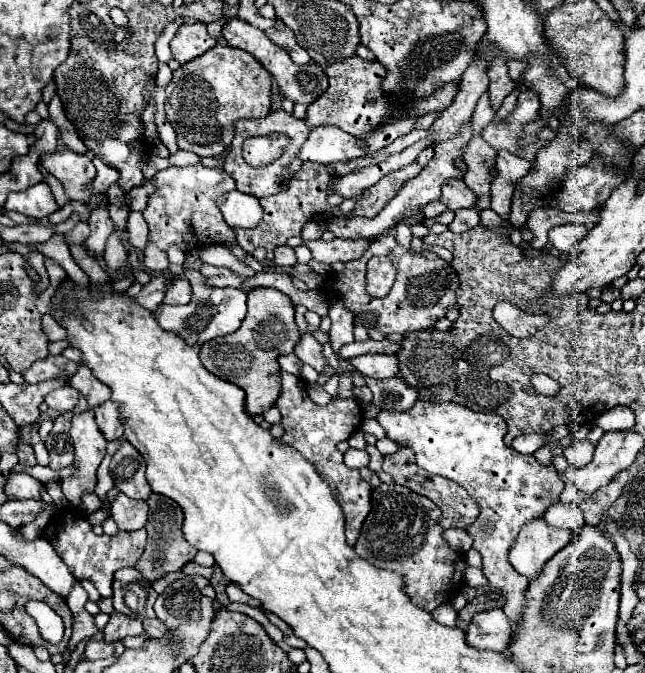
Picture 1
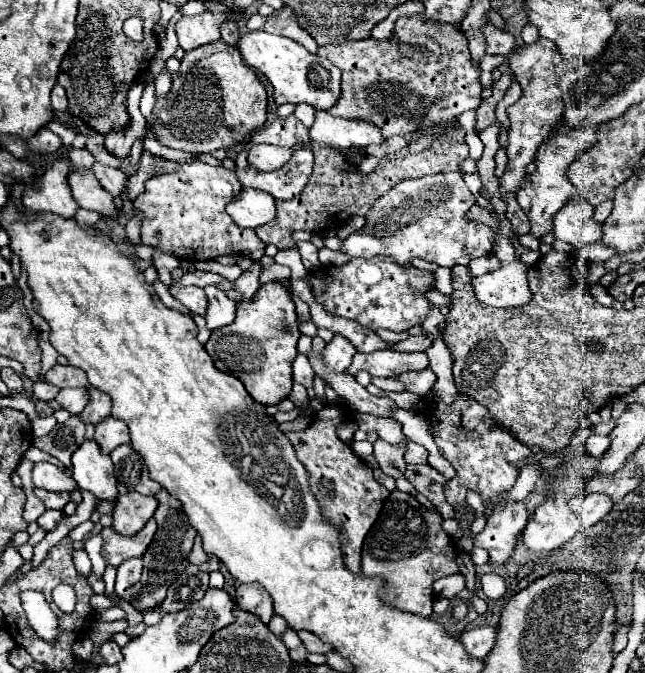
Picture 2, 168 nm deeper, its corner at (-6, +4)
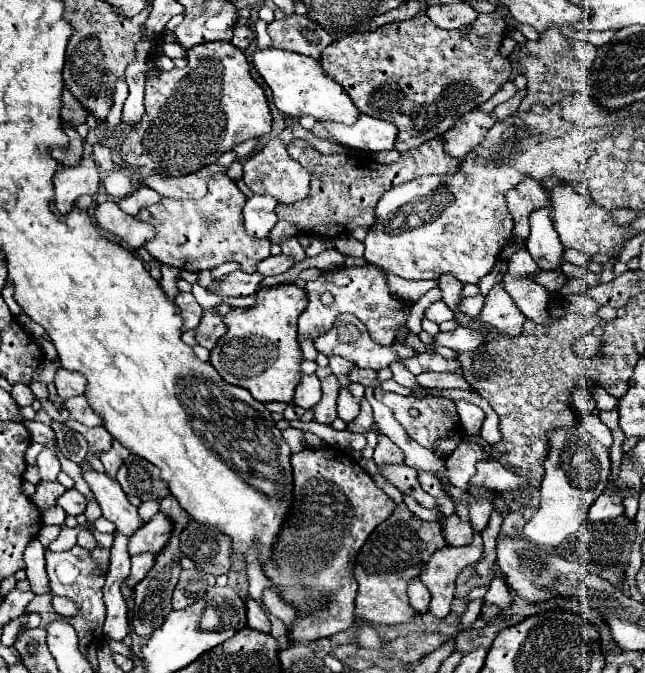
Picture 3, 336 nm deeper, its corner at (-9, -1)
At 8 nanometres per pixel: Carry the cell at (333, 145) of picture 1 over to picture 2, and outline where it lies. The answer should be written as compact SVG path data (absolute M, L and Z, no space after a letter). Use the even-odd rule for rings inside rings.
M319 110L315 112L315 124L311 126L311 142L343 150L381 144L383 136L377 126L371 126L371 122L351 122Z

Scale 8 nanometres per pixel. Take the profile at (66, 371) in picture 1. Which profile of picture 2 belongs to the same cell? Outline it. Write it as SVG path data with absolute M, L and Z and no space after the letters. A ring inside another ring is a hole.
M55 364L51 370L47 370L45 380L49 384L55 384L57 388L85 388L87 382L87 374L83 370L77 370L71 364Z

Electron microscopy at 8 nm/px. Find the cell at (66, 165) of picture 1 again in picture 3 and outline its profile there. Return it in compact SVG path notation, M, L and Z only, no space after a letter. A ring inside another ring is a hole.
M112 201L98 205L94 217L96 217L96 223L102 231L118 237L120 241L124 241L134 251L144 247L152 237L156 237L156 231L154 231L154 227L150 227L150 223L134 219L132 215L124 213Z

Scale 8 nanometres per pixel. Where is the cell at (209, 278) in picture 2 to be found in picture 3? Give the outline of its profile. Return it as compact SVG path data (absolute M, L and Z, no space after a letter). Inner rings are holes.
M234 271L220 281L212 281L208 291L218 293L218 295L228 295L228 297L244 297L244 295L254 295L260 281L264 277L260 273L244 273L244 271Z

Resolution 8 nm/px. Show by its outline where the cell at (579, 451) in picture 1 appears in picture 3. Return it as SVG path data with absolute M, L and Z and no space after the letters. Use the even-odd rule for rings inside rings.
M588 413L588 415L584 415L582 417L582 423L586 425L586 429L602 443L602 445L606 445L606 447L610 447L612 445L612 435L610 435L610 429L598 419L598 415L594 415L594 413Z

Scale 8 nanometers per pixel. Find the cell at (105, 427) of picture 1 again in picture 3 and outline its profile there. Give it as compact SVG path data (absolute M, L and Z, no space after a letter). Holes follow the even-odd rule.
M112 441L112 449L100 457L102 465L106 467L106 475L110 479L116 479L116 473L120 469L120 465L124 463L124 459L130 455L130 451L120 443L120 441Z

